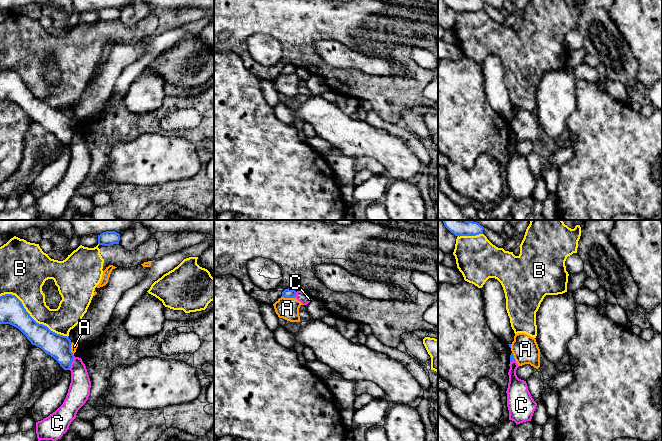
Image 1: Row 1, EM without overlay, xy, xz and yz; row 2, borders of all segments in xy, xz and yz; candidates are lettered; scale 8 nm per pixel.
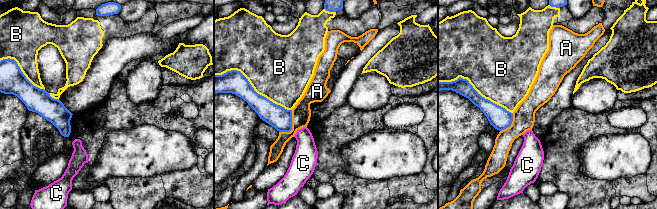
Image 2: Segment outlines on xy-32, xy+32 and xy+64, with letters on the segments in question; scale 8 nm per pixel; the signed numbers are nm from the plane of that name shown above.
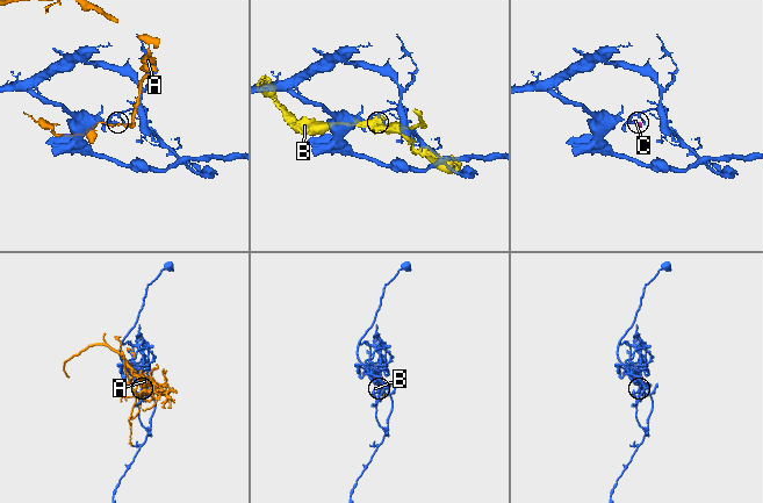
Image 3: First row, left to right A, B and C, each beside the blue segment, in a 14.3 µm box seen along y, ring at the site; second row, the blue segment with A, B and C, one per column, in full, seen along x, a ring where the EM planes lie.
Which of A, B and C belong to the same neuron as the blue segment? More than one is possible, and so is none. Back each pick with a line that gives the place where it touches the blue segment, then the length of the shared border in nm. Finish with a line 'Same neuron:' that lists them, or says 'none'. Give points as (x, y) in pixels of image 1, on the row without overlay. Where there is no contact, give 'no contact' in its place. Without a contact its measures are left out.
Same neuron: none

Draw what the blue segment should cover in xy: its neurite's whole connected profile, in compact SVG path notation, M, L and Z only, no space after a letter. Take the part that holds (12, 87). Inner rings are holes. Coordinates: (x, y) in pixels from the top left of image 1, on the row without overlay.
M12 70L0 72L0 100L18 104L31 118L53 133L64 146L70 146L74 131L71 116L37 99L24 84L22 78Z

